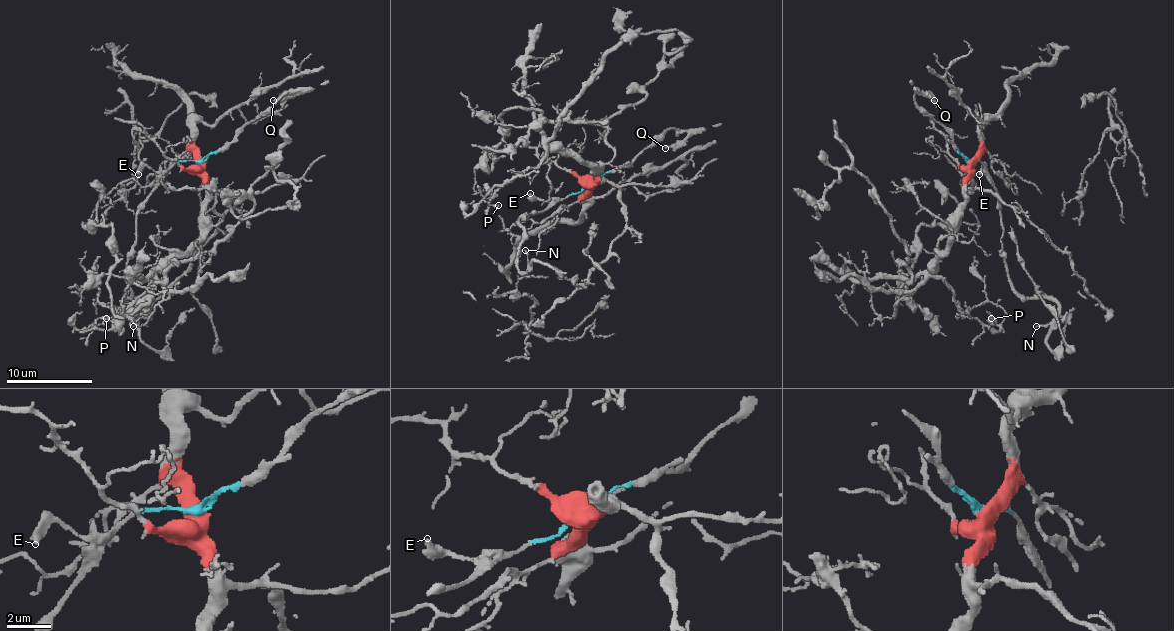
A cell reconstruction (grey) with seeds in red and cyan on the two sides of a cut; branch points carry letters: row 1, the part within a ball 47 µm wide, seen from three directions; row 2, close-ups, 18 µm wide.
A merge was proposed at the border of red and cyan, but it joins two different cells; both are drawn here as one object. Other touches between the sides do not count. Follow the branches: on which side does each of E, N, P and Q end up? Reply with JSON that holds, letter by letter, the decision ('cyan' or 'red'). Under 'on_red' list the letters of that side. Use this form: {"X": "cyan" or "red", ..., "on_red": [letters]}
{"E": "cyan", "N": "cyan", "P": "red", "Q": "cyan", "on_red": ["P"]}

